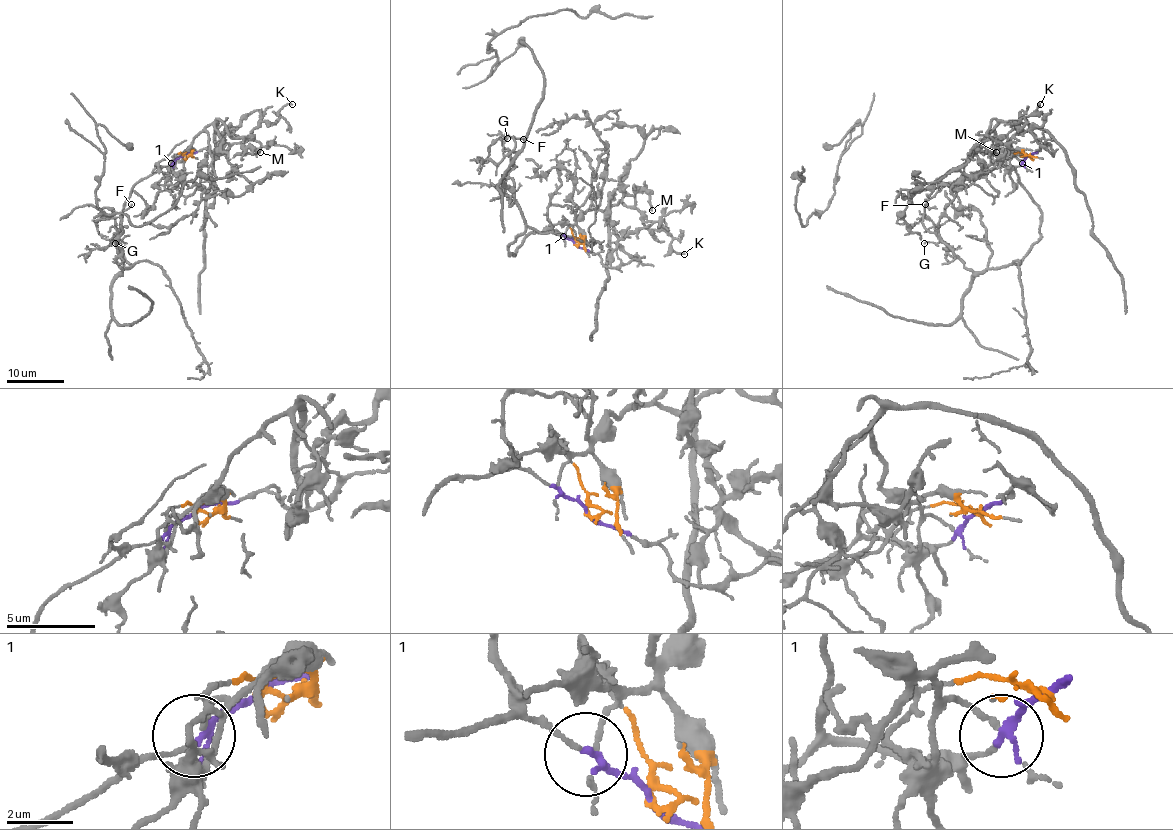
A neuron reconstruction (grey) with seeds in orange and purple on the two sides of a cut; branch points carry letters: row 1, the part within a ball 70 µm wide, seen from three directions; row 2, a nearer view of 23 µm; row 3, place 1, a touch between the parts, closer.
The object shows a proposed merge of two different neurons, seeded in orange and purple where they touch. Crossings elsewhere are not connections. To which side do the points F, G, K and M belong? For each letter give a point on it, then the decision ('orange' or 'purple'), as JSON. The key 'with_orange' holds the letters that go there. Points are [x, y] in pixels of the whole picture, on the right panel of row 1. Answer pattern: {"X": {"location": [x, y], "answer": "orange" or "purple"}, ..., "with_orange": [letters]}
{"F": {"location": [925, 204], "answer": "purple"}, "G": {"location": [924, 243], "answer": "purple"}, "K": {"location": [1040, 104], "answer": "orange"}, "M": {"location": [996, 152], "answer": "orange"}, "with_orange": ["K", "M"]}

